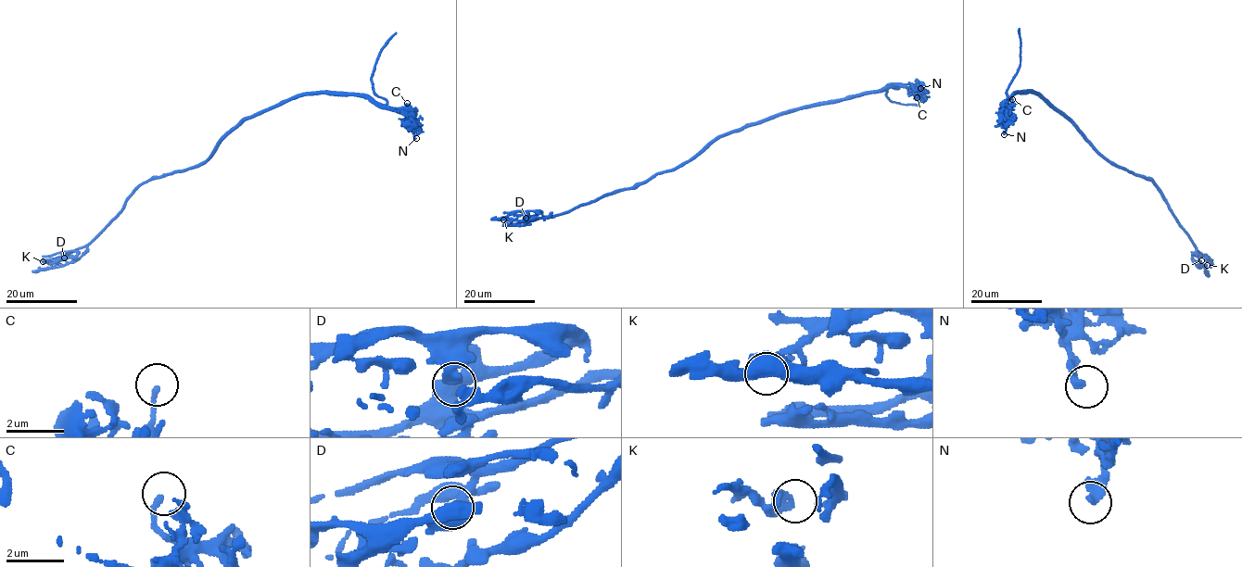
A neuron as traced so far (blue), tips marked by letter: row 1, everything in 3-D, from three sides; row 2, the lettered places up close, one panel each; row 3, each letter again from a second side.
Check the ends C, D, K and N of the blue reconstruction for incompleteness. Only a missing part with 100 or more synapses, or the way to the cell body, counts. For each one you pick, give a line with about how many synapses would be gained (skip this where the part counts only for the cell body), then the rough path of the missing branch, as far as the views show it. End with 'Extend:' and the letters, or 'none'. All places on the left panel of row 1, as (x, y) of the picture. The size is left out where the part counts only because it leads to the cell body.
Extend: none

